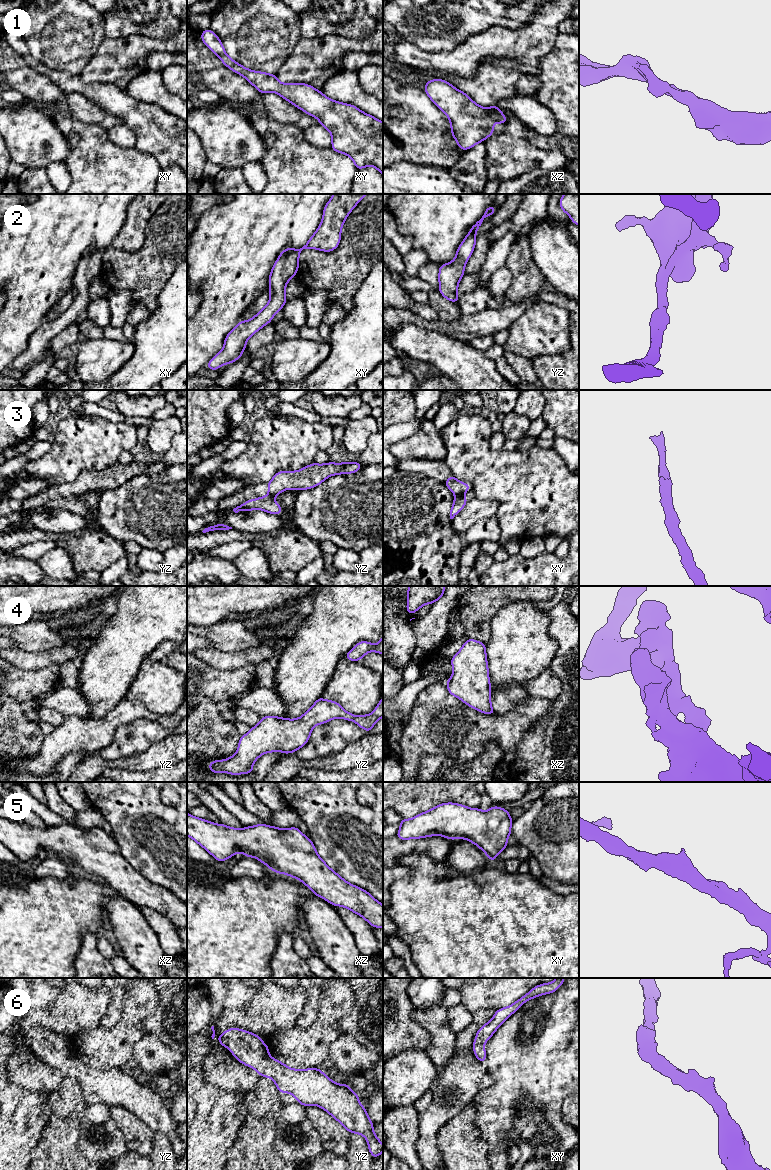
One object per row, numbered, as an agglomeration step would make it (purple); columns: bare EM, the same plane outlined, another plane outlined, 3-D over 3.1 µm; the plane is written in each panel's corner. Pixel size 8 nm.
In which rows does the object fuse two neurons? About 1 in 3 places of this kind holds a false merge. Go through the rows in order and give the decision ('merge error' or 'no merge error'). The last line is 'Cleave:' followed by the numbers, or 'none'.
1: no merge error
2: no merge error
3: merge error
4: no merge error
5: no merge error
6: no merge error
Cleave: 3

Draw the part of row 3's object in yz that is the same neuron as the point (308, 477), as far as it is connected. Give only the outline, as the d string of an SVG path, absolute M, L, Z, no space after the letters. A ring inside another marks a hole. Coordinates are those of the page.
M357 461L326 464L312 463L298 471L279 471L268 482L268 492L272 496L280 494L284 490L311 489L332 475L350 474L361 470L363 467Z

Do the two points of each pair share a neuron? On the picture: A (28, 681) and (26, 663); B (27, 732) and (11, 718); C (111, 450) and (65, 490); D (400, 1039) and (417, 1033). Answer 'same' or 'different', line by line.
A: different
B: same
C: different
D: same

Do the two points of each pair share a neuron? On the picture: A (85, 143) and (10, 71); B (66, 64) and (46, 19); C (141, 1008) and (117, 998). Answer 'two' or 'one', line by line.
A: one
B: one
C: two

